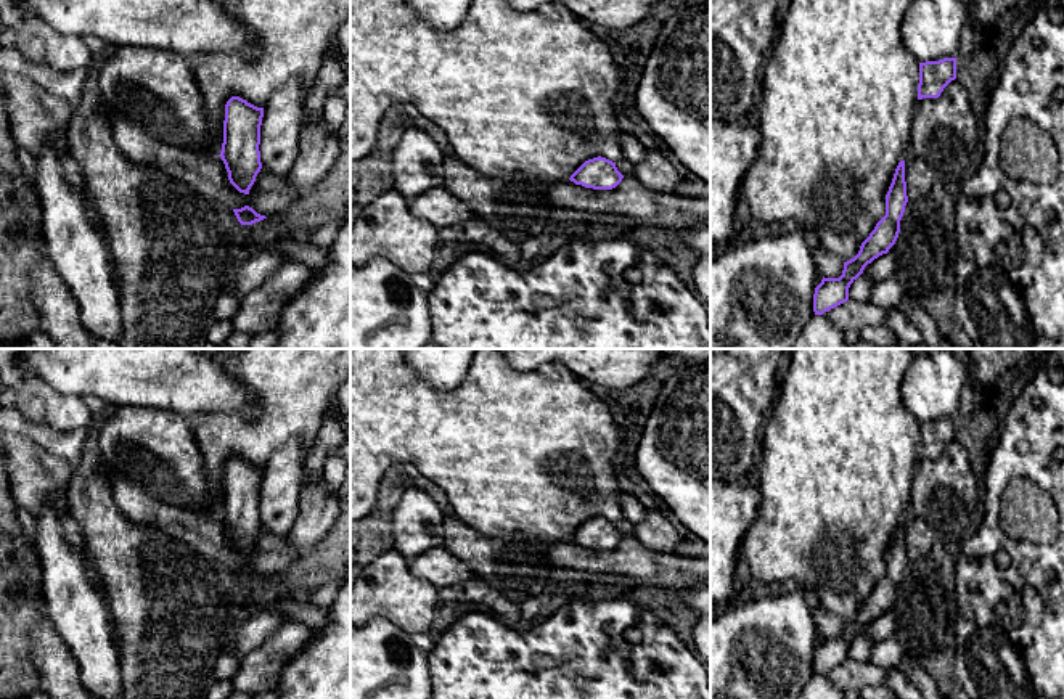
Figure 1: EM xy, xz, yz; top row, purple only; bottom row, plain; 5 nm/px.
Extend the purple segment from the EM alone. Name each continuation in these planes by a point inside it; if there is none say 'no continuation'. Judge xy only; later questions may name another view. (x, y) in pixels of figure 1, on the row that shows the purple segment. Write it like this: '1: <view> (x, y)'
no continuation

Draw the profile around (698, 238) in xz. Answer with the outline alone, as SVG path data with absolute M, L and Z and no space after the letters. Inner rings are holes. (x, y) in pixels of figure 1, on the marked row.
M710 227L683 228L681 239L702 259L710 260Z

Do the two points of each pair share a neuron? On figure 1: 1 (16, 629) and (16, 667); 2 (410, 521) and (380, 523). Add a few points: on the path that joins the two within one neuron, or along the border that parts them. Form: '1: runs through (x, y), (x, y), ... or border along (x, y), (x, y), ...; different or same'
1: runs through (16, 638), (16, 658); same
2: border along (405, 487), (391, 515), (392, 547); different

